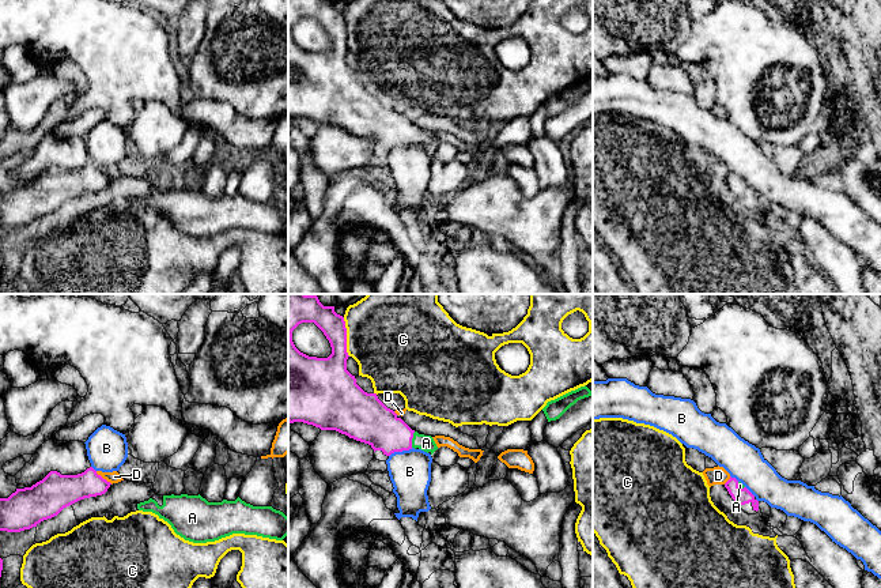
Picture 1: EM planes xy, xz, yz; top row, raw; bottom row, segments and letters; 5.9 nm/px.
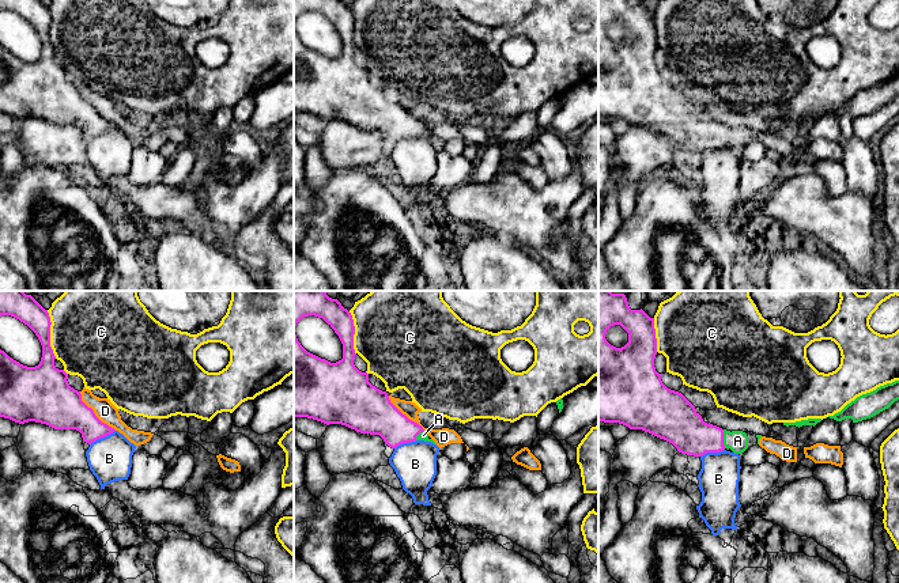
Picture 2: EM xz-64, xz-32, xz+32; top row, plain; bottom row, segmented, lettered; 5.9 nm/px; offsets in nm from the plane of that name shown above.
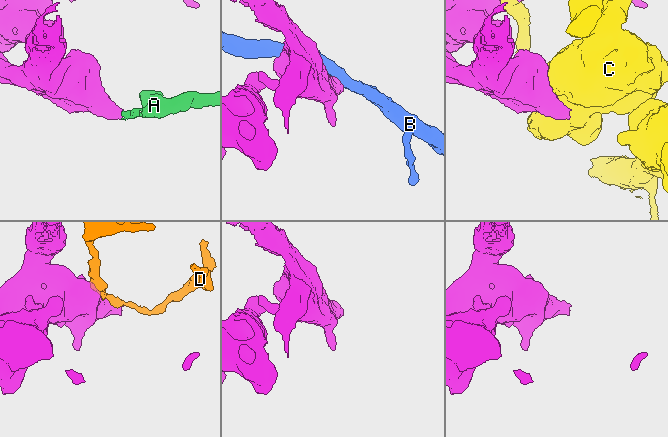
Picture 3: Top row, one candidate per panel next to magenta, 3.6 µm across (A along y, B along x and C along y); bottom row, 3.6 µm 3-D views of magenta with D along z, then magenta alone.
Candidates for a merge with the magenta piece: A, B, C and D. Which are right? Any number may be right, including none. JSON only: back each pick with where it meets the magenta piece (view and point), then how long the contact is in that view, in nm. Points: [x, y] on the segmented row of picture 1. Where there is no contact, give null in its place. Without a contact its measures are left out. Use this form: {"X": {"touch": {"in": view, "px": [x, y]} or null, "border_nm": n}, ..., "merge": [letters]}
{"A": {"touch": {"in": "xz", "px": [411, 440]}, "border_nm": 100}, "merge": ["A"]}

